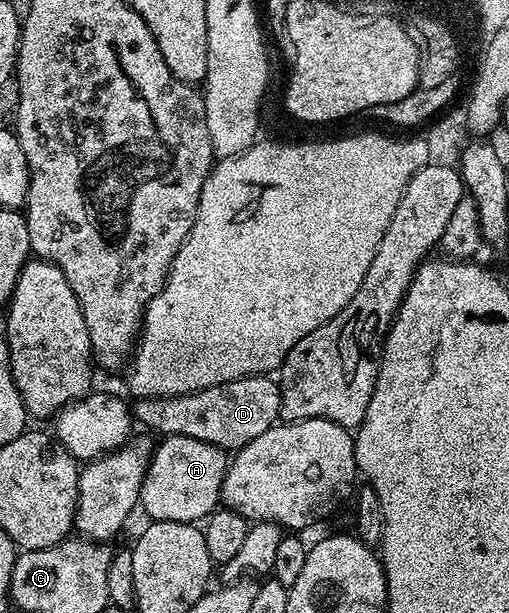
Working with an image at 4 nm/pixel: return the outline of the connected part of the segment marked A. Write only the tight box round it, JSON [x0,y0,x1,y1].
[139,436,229,523]

